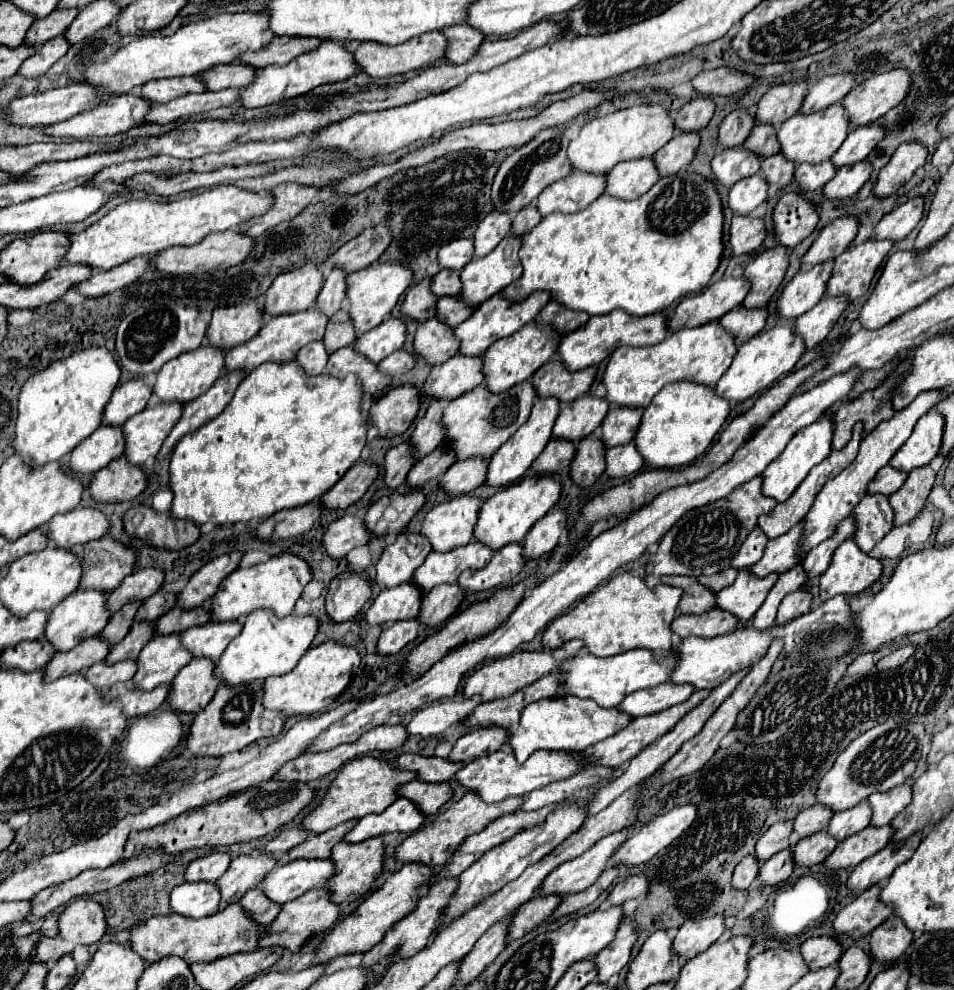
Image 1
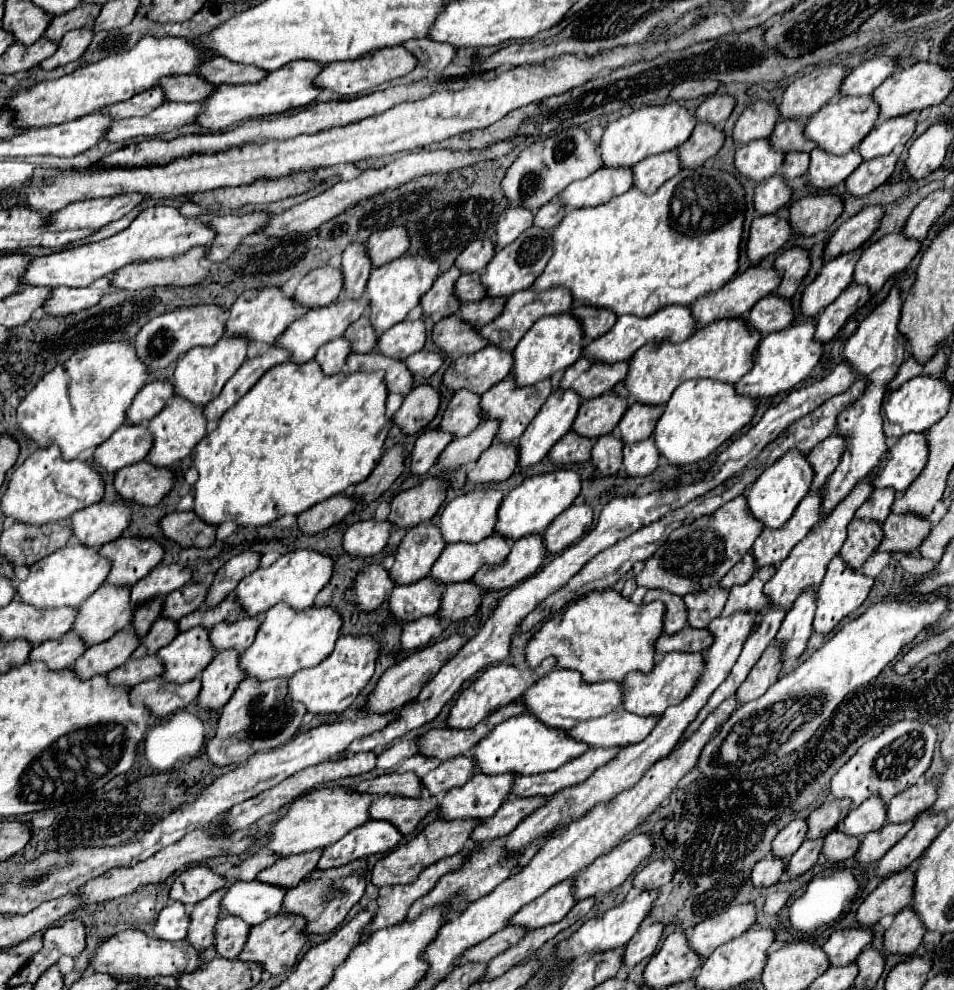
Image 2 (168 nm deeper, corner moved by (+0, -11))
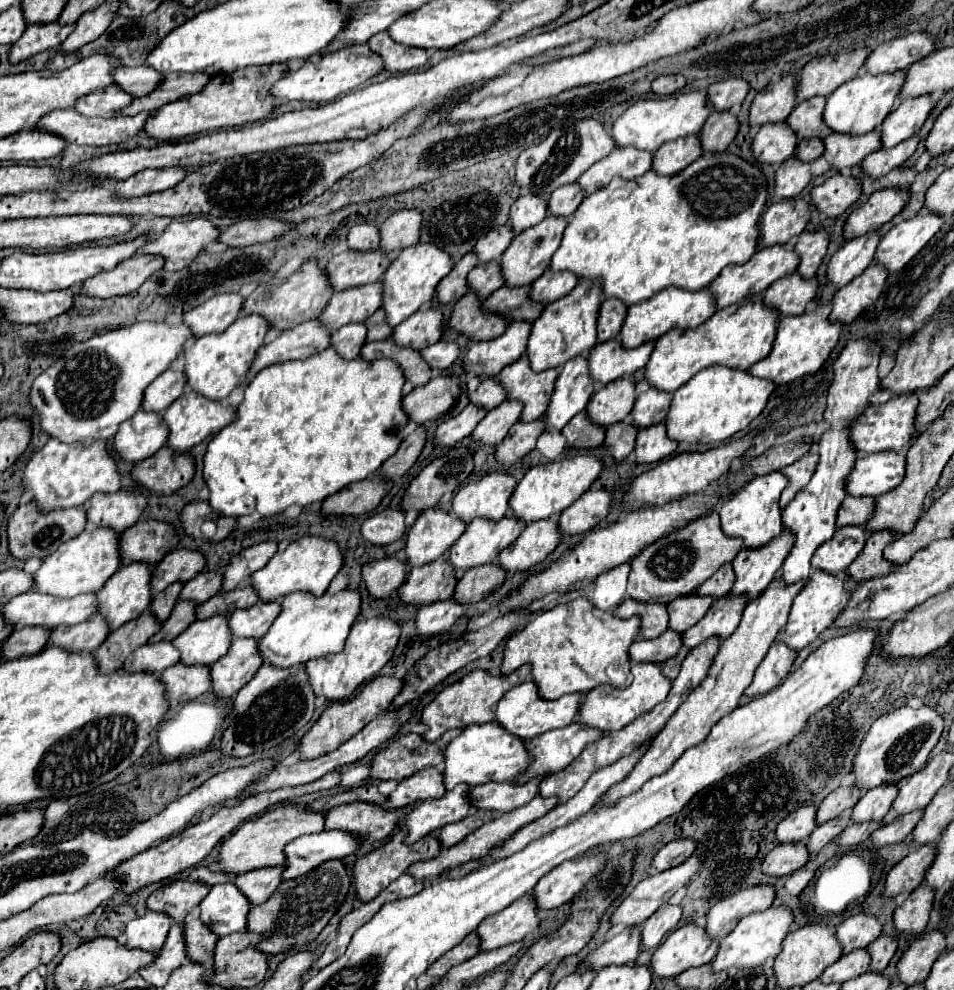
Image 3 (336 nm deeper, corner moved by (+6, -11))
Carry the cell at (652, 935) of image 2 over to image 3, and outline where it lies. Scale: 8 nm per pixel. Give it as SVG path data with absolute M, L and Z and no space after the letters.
M673 904L661 906L661 908L643 924L643 928L641 928L641 938L643 938L641 944L643 944L643 950L657 946L657 944L661 942L661 938L679 924L681 912L683 912L683 910L681 910L679 904L677 904L677 906L673 906Z

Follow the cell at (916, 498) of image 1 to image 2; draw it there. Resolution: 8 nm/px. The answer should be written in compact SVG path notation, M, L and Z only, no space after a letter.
M889 514L883 522L885 542L877 548L879 552L913 552L929 536L931 522L917 514Z

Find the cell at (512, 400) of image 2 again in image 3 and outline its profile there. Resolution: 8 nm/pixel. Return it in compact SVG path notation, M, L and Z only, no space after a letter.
M525 354L517 362L501 370L499 382L507 390L507 398L515 398L525 404L521 422L533 422L547 410L549 398L555 390L557 374L559 370L531 372L531 366Z

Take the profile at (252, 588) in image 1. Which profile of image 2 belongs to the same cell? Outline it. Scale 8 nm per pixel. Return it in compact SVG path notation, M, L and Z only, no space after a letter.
M295 550L281 556L269 568L257 568L253 574L245 576L233 590L233 594L235 600L241 604L245 616L259 616L279 602L289 604L293 610L305 610L313 606L317 592L329 582L331 574L333 574L333 560L329 556L313 550Z

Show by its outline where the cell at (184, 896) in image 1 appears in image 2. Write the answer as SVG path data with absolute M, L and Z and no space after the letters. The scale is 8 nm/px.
M171 902L161 910L153 934L163 940L183 940L187 936L189 924L191 916L187 912L187 906L183 906L181 902Z

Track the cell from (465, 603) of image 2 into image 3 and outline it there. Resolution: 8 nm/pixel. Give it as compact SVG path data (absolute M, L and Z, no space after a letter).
M481 564L469 568L459 578L453 598L463 606L475 604L485 596L489 596L493 590L497 590L505 582L505 576L507 572L499 564Z

